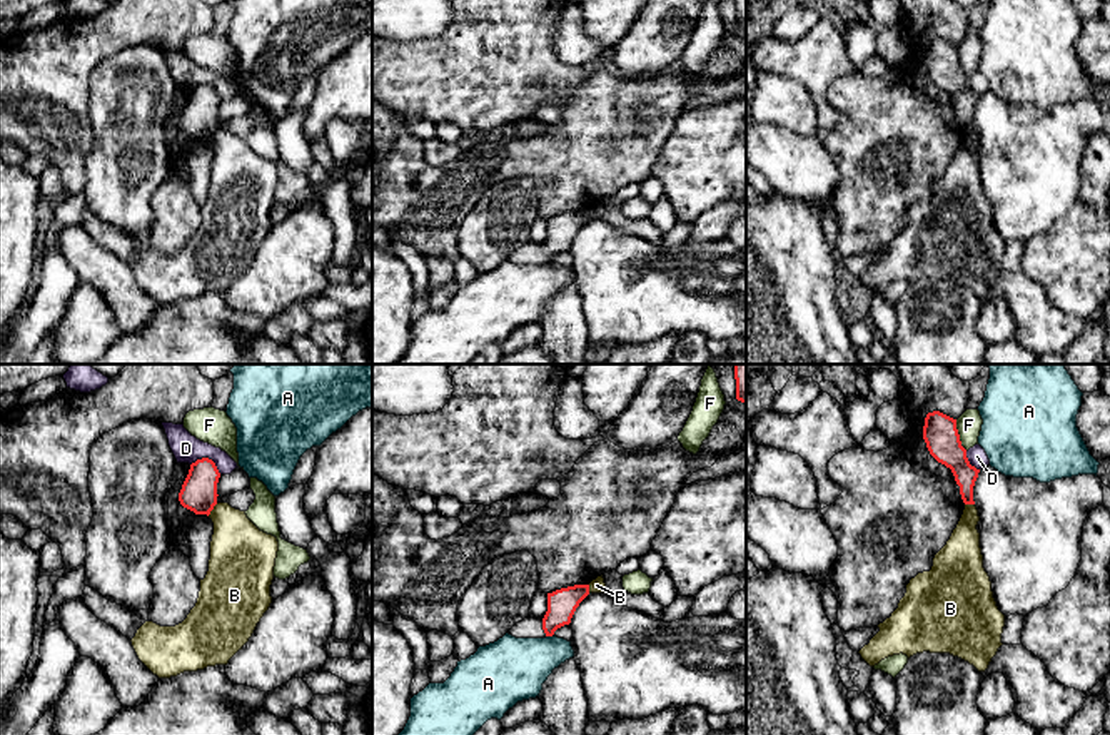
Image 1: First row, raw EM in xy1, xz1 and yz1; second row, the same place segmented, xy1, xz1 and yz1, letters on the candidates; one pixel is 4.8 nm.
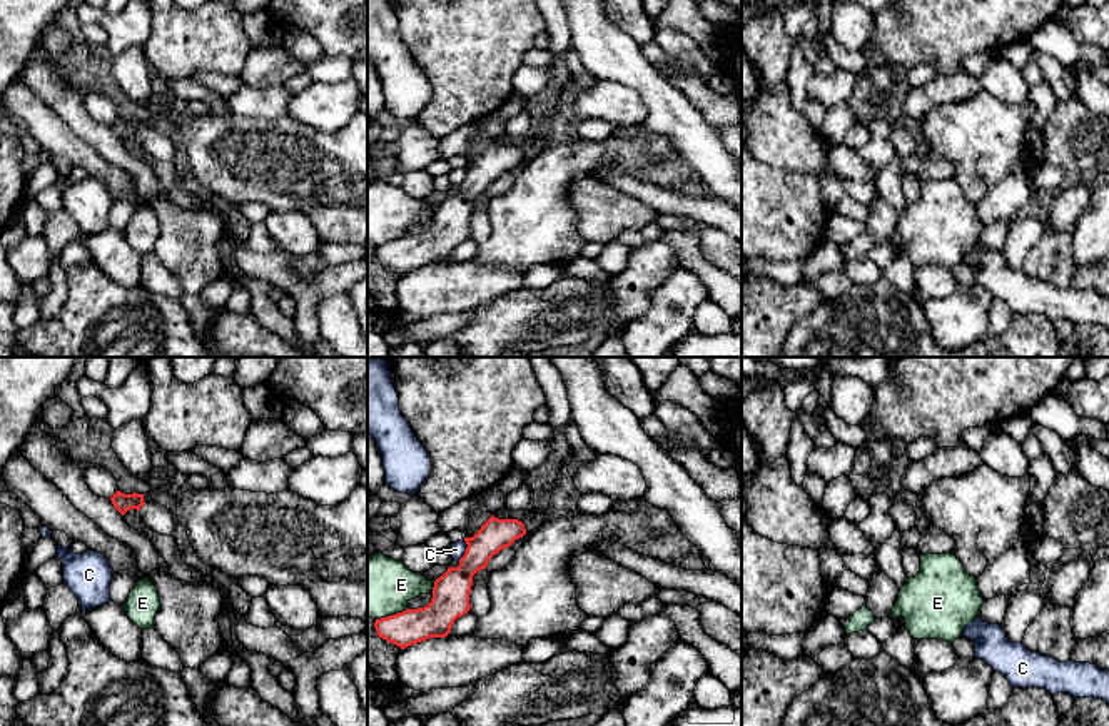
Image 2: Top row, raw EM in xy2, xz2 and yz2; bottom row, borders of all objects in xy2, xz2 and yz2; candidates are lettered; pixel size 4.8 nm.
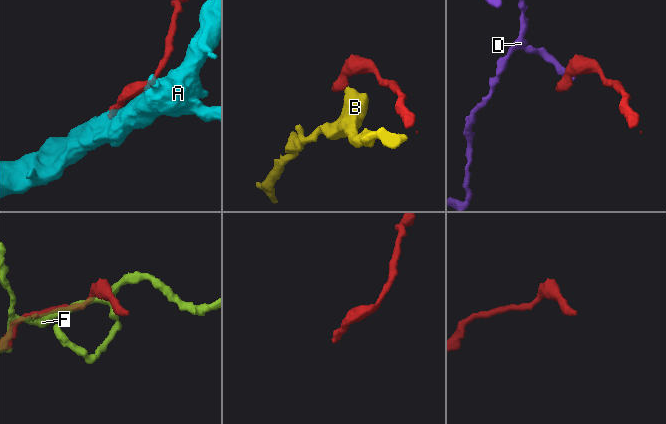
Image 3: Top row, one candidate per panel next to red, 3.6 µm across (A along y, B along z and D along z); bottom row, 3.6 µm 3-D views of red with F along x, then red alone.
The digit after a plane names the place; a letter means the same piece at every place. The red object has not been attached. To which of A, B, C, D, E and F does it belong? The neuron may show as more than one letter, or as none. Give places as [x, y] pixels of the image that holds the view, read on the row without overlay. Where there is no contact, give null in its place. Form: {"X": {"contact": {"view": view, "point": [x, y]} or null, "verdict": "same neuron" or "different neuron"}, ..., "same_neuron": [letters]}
{"A": {"contact": {"view": "xz1", "point": [549, 261]}, "verdict": "different neuron"}, "B": {"contact": {"view": "xy1", "point": [212, 134]}, "verdict": "different neuron"}, "C": {"contact": {"view": "xz2", "point": [466, 176]}, "verdict": "different neuron"}, "D": {"contact": {"view": "xy1", "point": [207, 84]}, "verdict": "different neuron"}, "E": {"contact": {"view": "xz2", "point": [435, 212]}, "verdict": "different neuron"}, "F": {"contact": {"view": "yz1", "point": [958, 60]}, "verdict": "different neuron"}, "same_neuron": []}

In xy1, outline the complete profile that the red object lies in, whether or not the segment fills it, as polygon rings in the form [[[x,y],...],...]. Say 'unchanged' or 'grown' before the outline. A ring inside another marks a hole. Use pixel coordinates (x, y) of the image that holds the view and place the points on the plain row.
unchanged | [[[202,84],[192,89],[179,119],[180,130],[195,140],[209,142],[217,130],[219,104],[220,99],[212,85]]]

